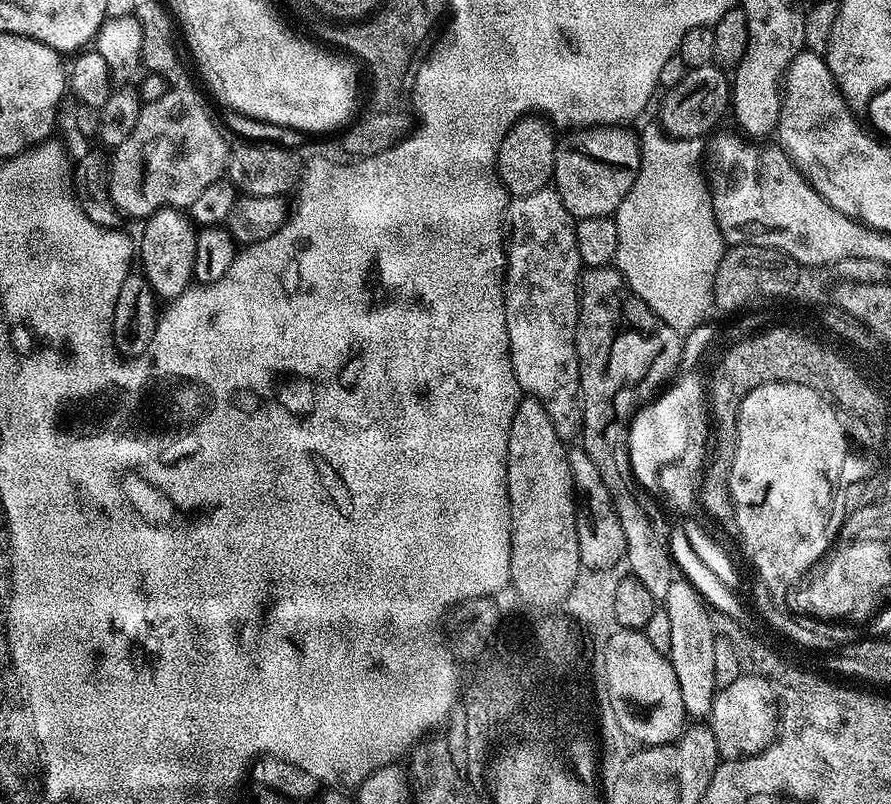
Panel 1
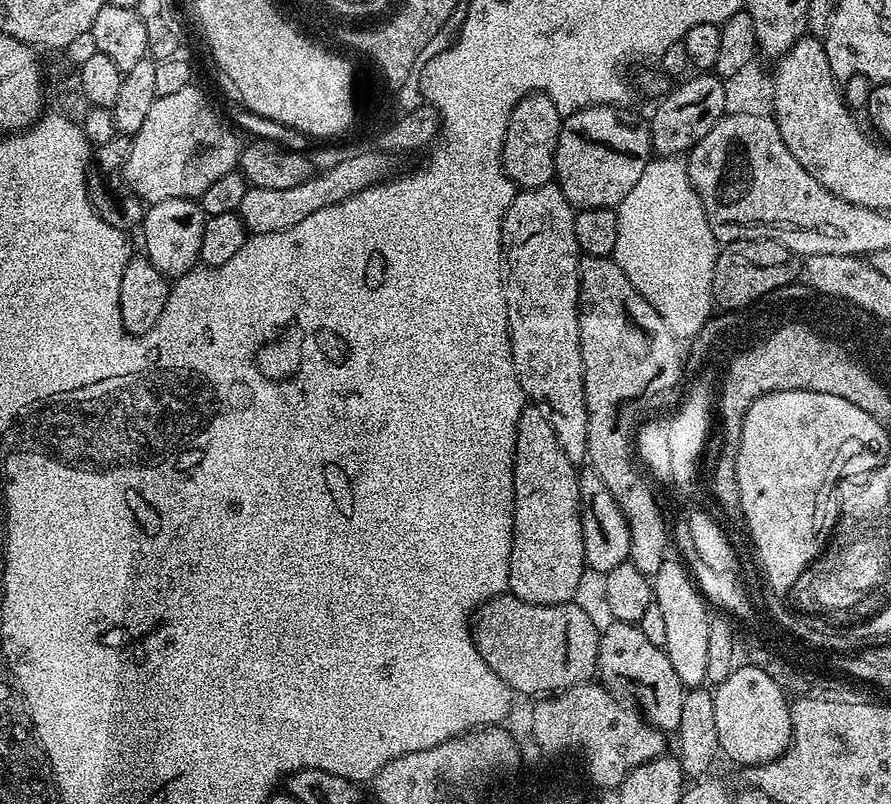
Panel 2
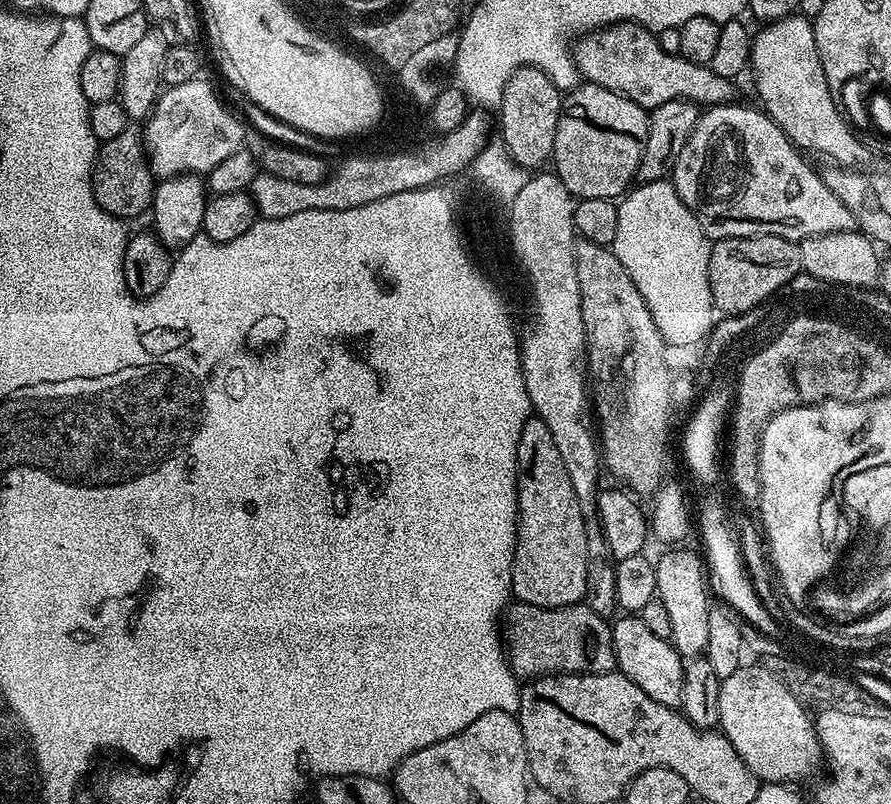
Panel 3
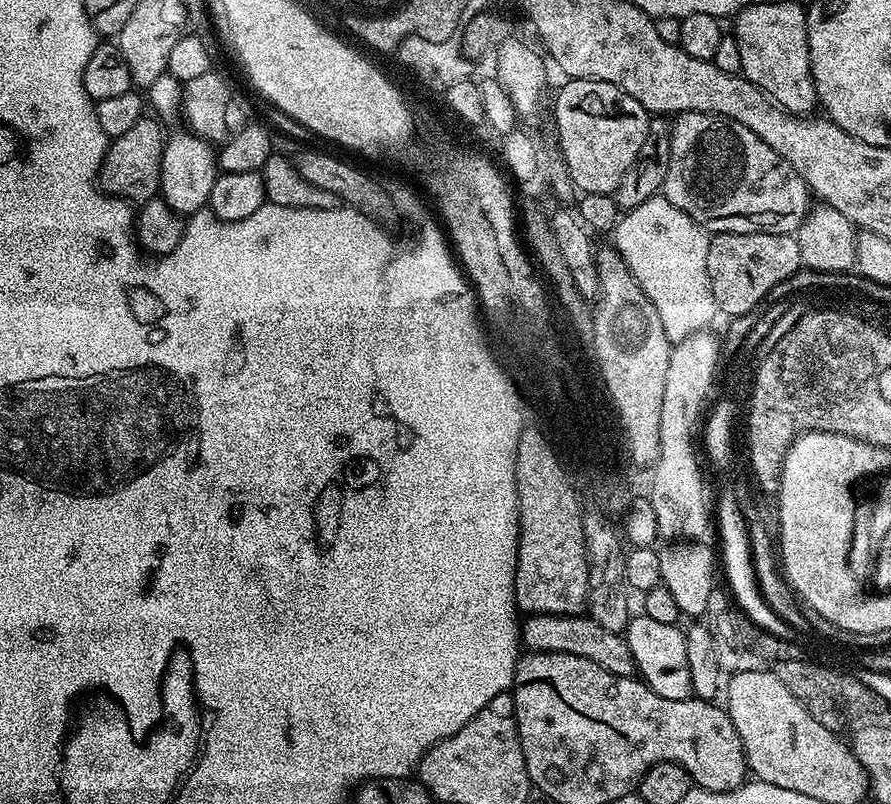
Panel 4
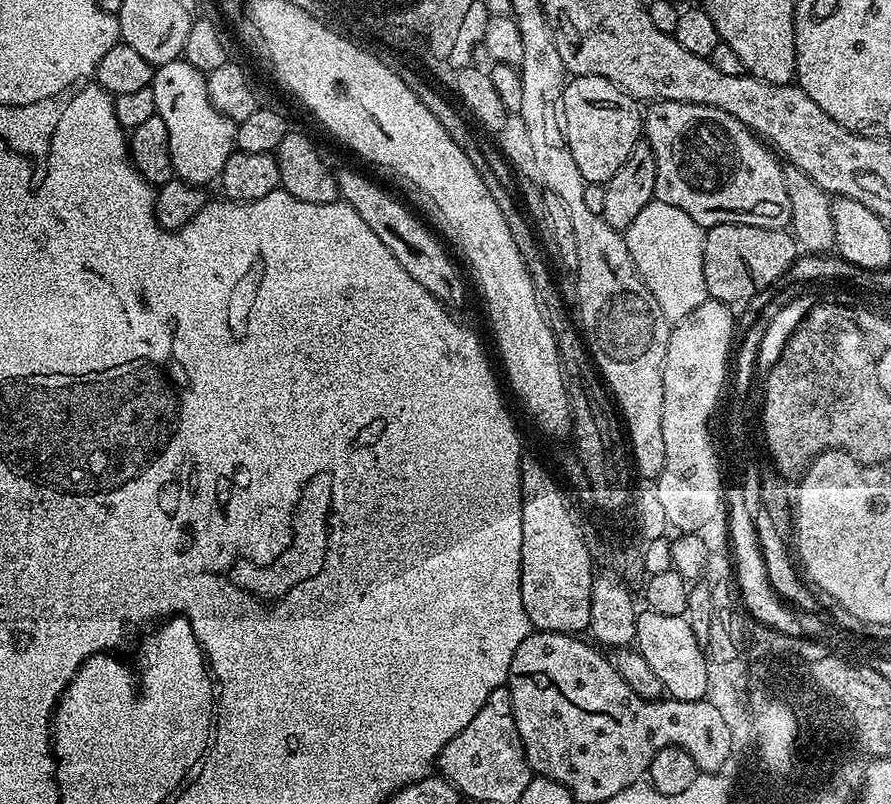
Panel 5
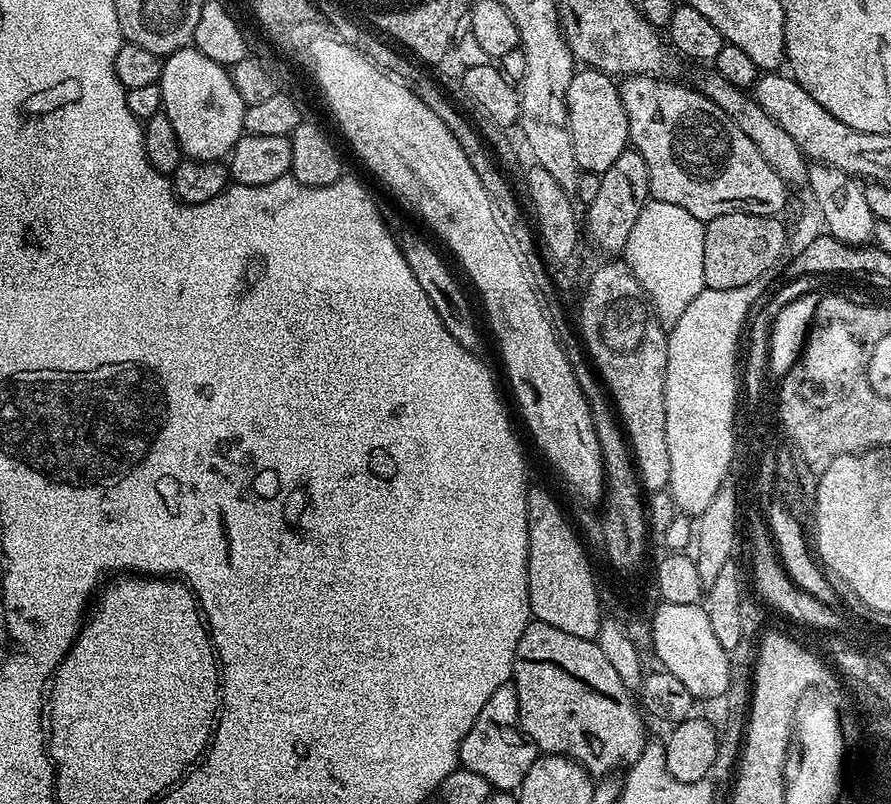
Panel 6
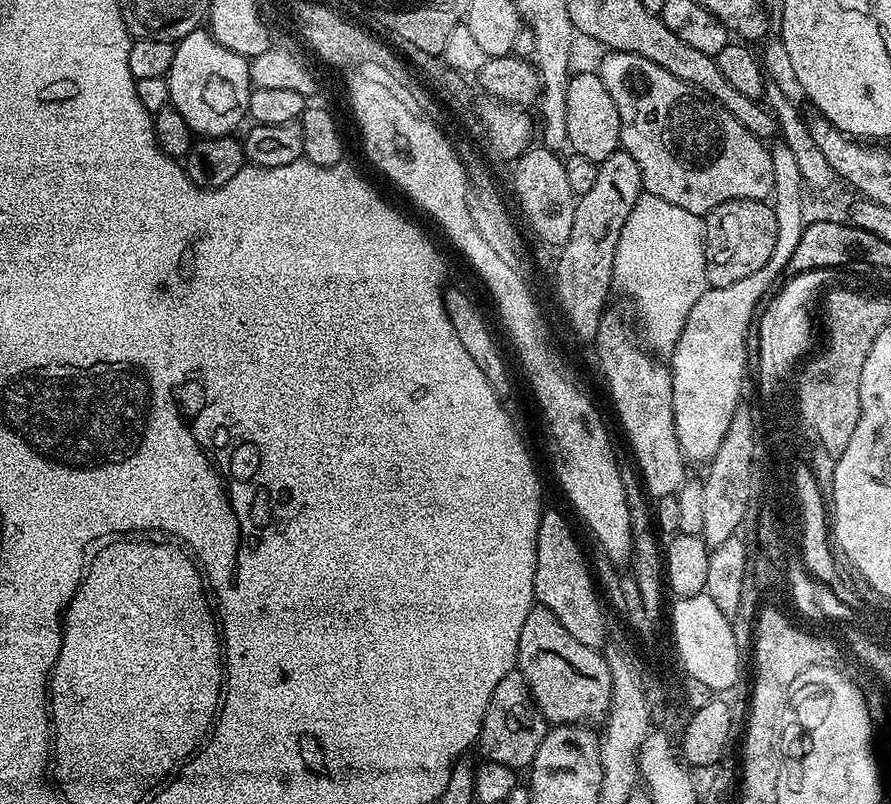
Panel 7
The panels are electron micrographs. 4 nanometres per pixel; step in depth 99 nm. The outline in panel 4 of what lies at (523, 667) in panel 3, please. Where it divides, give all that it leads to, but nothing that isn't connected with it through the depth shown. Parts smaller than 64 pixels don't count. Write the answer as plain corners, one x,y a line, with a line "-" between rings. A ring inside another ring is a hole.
587,614
578,616
529,615
522,624
522,644
528,652
578,654
578,658
590,658
590,662
598,662
598,666
602,666
602,670
610,670
610,674
631,677
637,675
634,654
630,654
627,639
619,632
611,632
603,626
598,626
598,622
594,622

